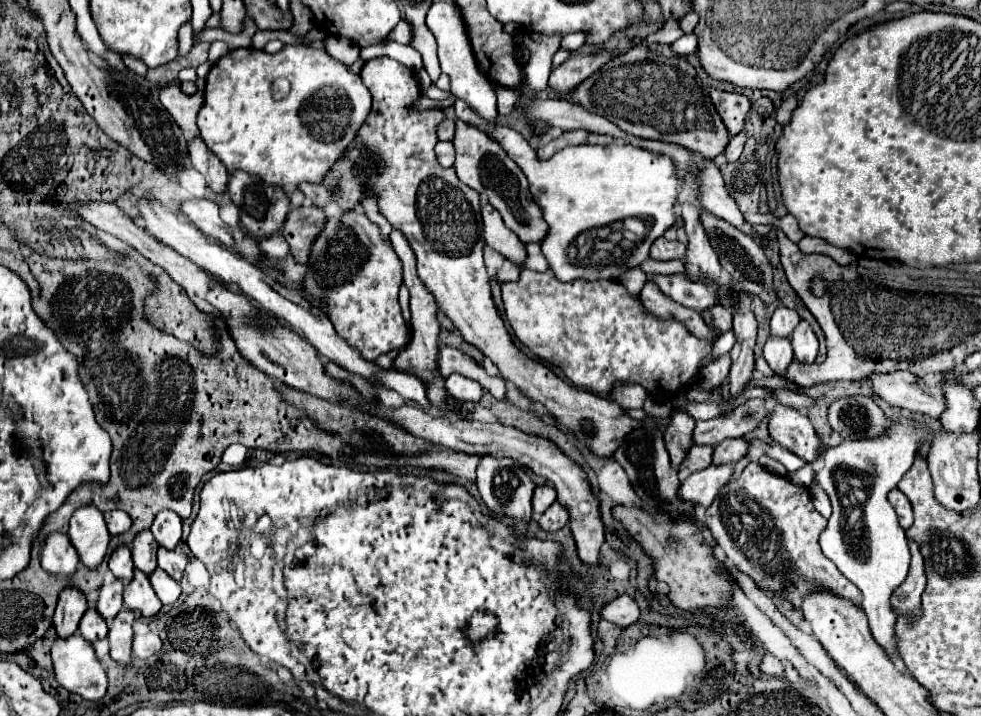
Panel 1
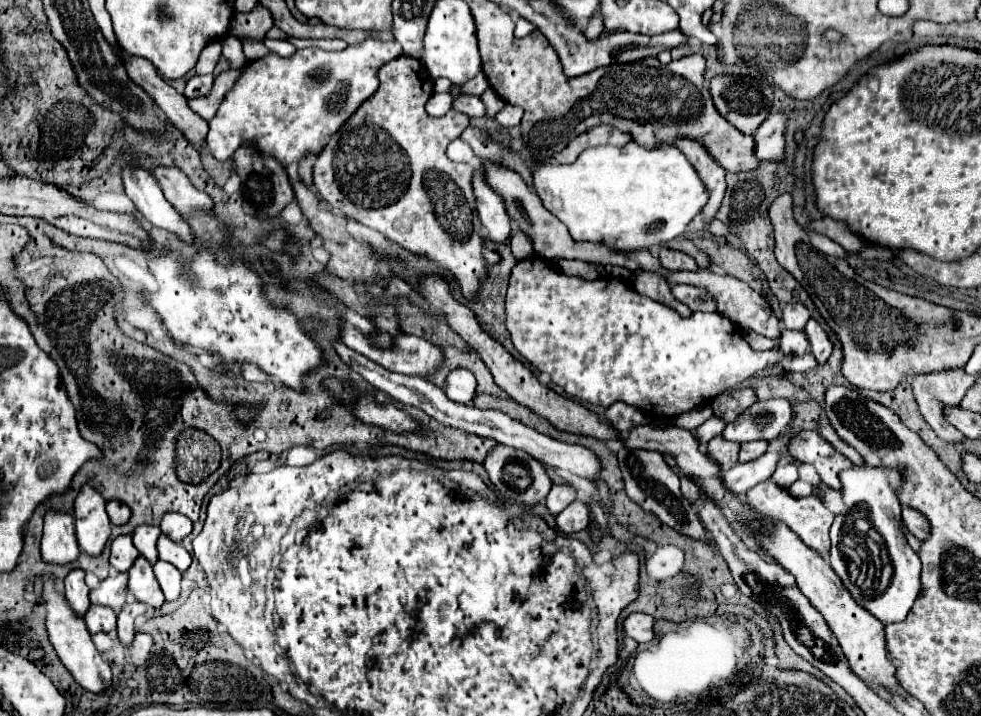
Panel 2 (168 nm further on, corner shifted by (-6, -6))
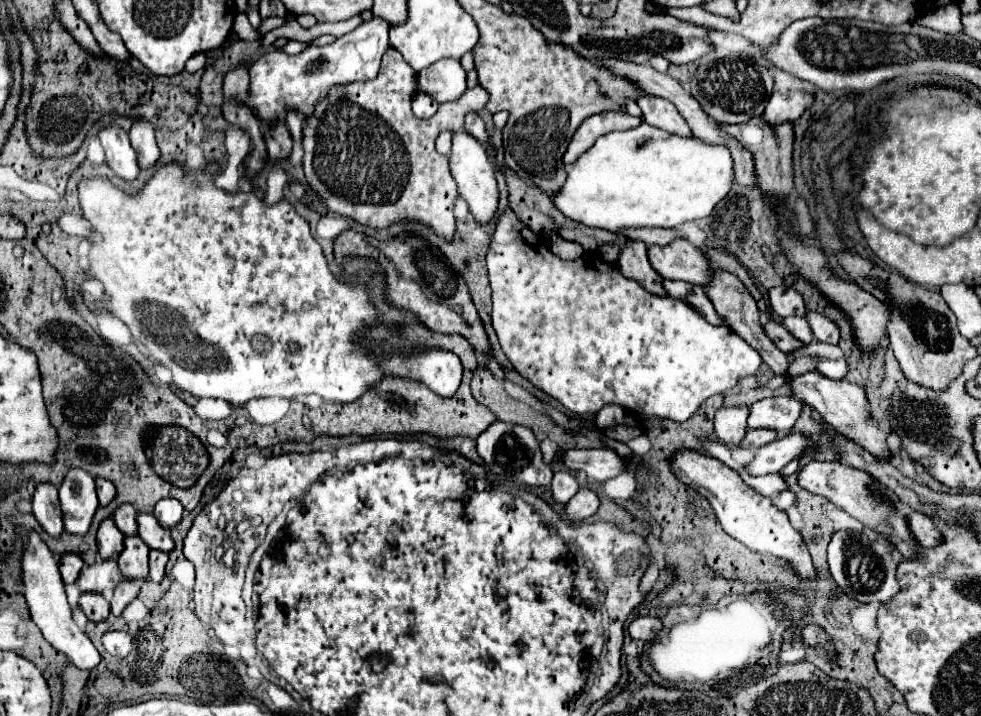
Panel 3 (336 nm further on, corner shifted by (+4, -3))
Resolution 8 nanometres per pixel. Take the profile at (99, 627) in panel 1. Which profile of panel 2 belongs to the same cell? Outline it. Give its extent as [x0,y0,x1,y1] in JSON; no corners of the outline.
[85,605,117,633]

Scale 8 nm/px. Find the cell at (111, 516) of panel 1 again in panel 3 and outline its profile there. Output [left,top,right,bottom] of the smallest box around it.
[97,478,117,506]

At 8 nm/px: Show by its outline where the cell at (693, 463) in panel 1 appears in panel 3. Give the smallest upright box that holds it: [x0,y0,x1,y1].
[715,406,747,444]

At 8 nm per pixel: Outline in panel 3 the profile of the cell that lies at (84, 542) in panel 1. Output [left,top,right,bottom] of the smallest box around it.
[59,468,99,536]

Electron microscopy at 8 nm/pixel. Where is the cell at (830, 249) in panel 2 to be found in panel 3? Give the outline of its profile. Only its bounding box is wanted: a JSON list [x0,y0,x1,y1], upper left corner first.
[761,90,813,126]

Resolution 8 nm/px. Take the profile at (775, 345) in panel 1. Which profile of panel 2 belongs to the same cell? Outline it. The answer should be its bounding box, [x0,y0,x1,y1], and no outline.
[779,329,809,355]

